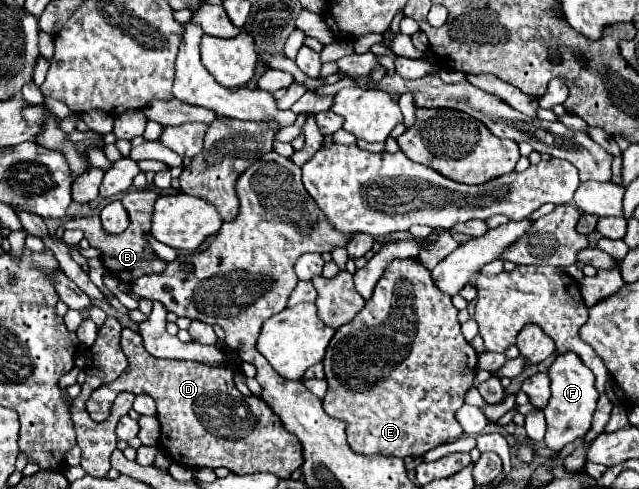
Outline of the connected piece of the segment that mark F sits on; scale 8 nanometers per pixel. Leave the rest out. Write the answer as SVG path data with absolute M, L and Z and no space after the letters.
M572 352L558 356L548 376L550 376L550 386L552 386L552 396L550 396L548 406L544 408L544 414L546 414L544 442L552 452L560 452L564 446L574 442L576 438L582 438L588 432L592 424L592 414L596 410L598 392L594 388L594 374L588 372L582 360L578 360L578 356Z

